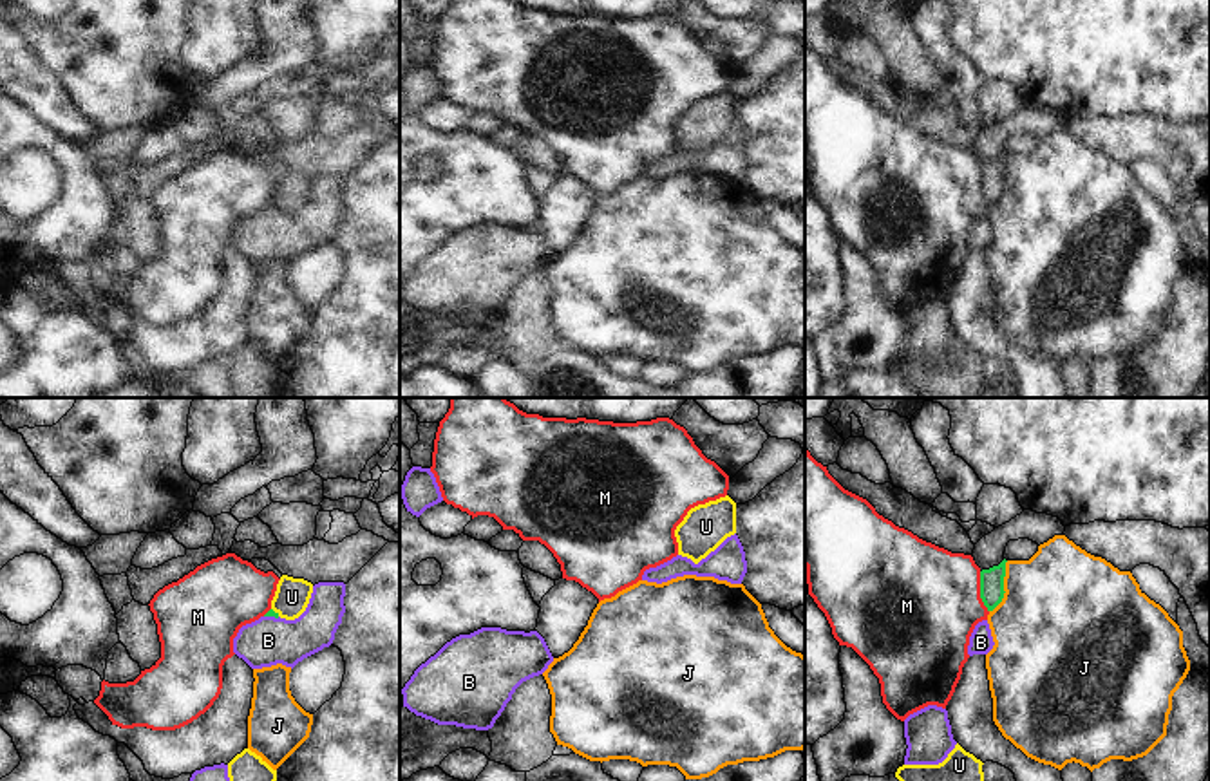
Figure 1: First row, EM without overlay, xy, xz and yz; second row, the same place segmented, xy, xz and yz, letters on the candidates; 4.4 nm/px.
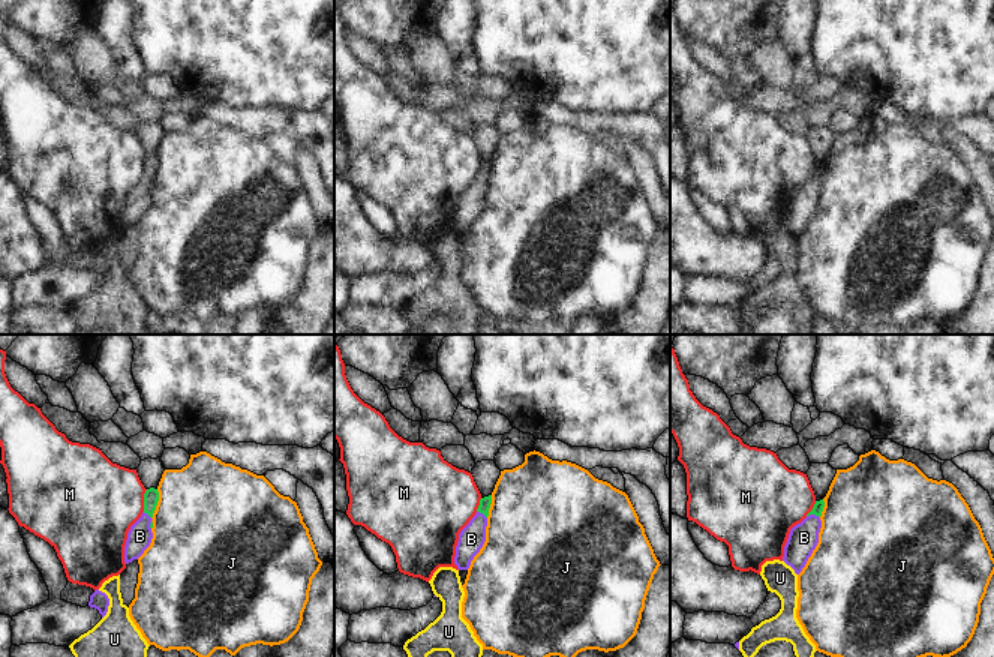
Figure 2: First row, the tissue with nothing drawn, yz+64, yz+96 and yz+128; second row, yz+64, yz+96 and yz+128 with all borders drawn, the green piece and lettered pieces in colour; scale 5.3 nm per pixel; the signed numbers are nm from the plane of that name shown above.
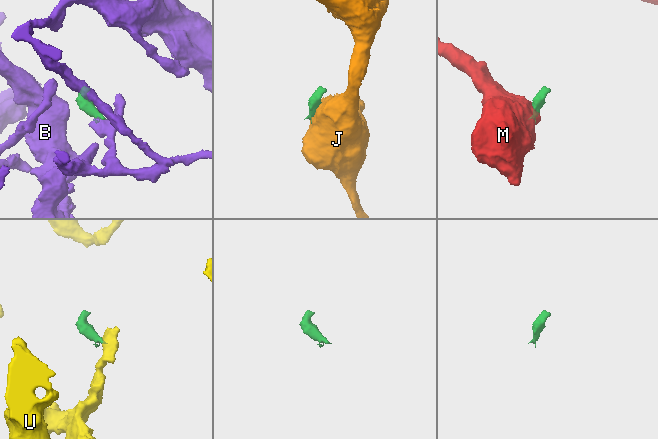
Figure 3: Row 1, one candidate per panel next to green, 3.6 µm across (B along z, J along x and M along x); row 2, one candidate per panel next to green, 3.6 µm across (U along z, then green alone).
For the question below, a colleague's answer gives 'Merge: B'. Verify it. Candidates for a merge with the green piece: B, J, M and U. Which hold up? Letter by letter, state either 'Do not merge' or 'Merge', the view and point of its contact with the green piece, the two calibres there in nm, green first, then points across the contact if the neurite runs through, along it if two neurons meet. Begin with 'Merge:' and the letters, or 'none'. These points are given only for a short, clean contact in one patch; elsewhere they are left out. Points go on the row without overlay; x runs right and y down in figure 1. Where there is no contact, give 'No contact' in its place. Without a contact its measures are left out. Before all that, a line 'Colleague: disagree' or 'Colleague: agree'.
Colleague: agree
Merge: B
B: Merge. Touches green at xy (272, 210). Thickness 30 nm (green) against 220 nm. Path across: xy (270, 208), (272, 210), (272, 232), (268, 235)
J: Do not merge. Touches green at yz (1002, 181). Thickness 110 nm (green) against 460 nm. Boundary: yz (1008, 156), (1004, 192), (990, 207)
M: Do not merge. Touches green at yz (981, 187). Thickness 110 nm (green) against 480 nm. Boundary: yz (979, 167), (979, 192), (988, 207)
U: Do not merge. Touches green at xy (274, 207). Thickness 30 nm (green) against 160 nm. Boundary: xy (272, 203), (279, 210)

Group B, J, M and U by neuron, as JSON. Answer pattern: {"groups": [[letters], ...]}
{"groups": [["B"], ["J"], ["M"], ["U"]]}

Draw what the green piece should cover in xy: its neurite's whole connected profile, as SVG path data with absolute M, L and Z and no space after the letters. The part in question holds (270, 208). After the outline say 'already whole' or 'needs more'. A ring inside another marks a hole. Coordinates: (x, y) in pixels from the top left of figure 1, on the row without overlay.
M344 177L315 179L309 199L298 213L286 215L269 204L239 224L233 248L251 264L277 259L293 264L304 253L333 239L345 208L344 192Z; needs more

